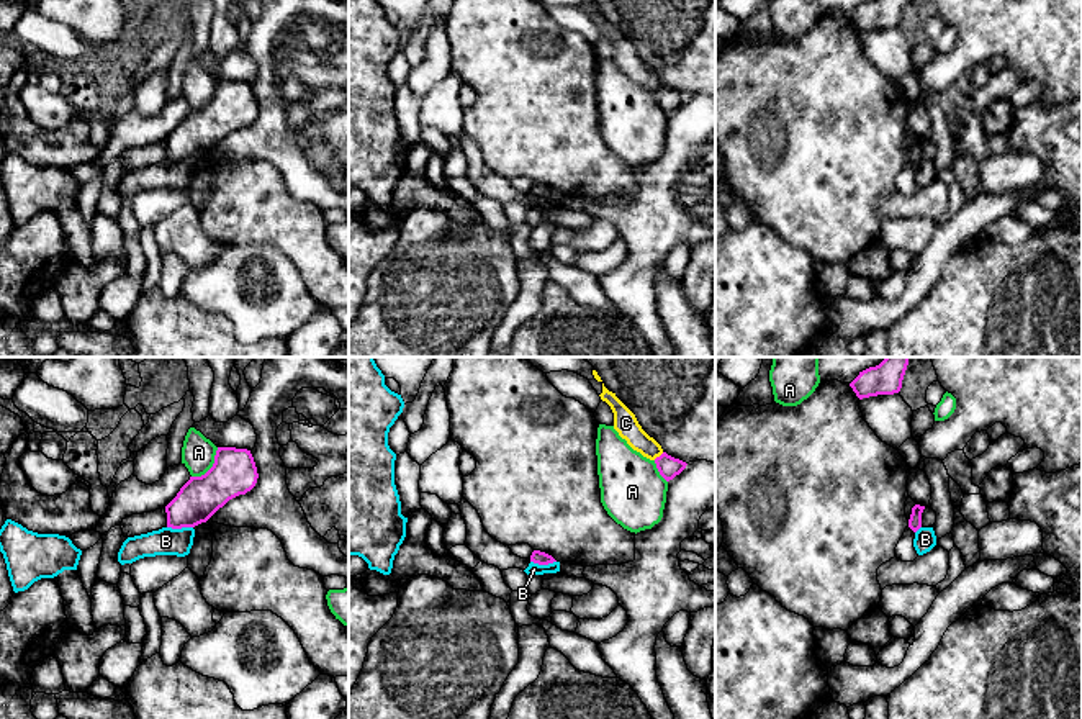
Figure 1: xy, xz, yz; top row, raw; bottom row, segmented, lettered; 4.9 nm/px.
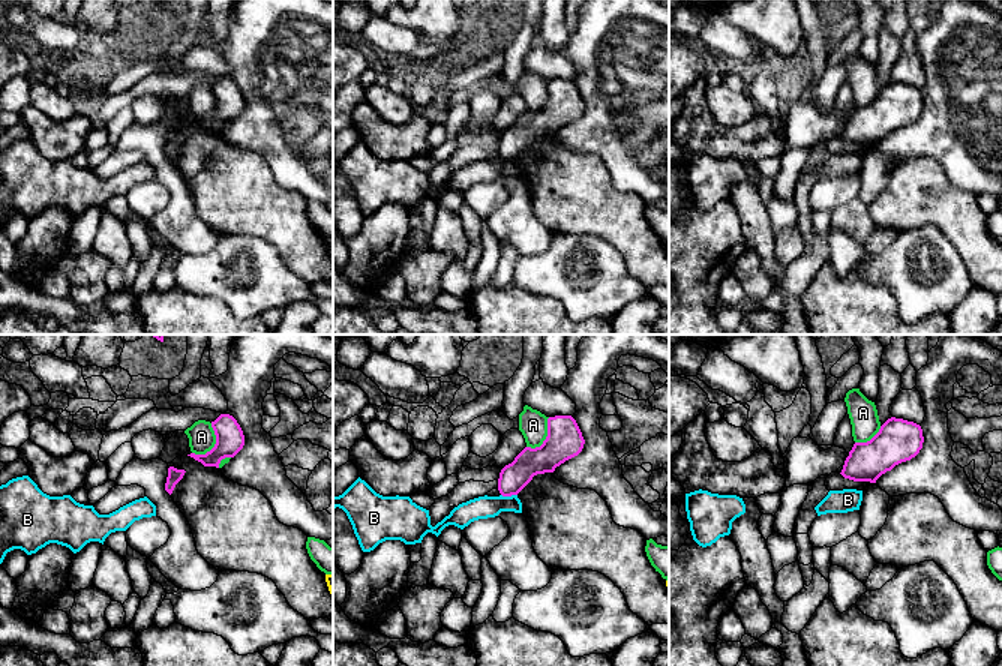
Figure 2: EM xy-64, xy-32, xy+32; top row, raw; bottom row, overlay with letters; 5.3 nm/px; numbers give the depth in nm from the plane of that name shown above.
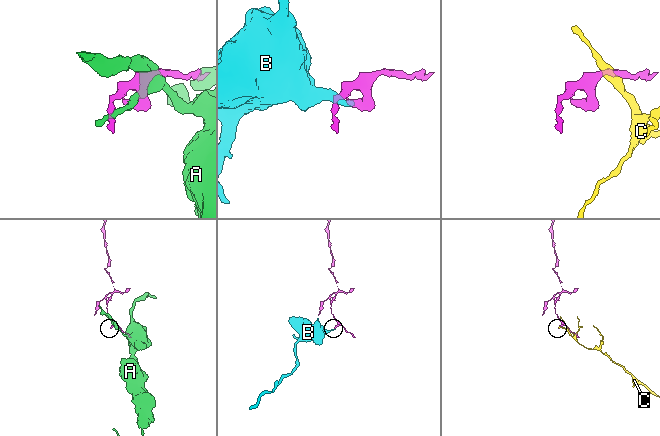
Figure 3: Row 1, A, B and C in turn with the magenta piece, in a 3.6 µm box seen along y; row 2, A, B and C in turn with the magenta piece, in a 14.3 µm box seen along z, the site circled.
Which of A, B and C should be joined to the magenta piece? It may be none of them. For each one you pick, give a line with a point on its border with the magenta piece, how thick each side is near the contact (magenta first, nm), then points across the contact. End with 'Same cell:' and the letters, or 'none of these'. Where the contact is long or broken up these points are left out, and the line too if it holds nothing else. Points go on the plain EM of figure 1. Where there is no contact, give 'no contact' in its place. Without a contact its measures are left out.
Same cell: none of these

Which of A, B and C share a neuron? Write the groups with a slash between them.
A / B / C

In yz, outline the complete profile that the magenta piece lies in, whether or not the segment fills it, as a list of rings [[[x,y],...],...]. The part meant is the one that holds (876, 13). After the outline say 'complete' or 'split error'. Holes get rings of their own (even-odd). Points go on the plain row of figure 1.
[[[869,0],[850,16],[859,33],[894,28],[902,21],[907,0]]]; complete

